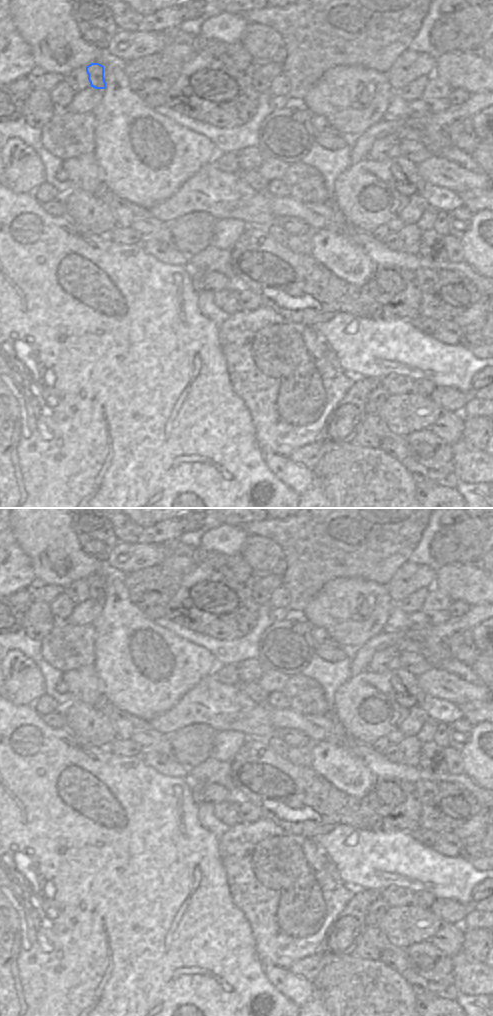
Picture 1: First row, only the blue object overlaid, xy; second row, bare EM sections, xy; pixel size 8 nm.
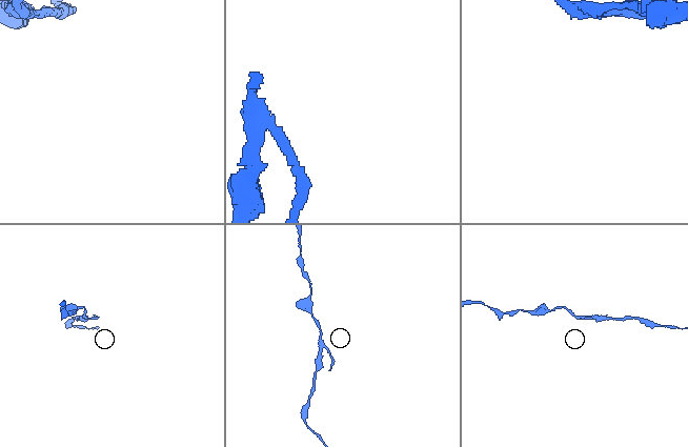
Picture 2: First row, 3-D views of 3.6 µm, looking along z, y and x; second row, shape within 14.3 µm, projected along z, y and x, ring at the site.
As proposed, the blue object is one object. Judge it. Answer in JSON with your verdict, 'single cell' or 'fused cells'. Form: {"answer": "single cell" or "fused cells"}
{"answer": "fused cells"}

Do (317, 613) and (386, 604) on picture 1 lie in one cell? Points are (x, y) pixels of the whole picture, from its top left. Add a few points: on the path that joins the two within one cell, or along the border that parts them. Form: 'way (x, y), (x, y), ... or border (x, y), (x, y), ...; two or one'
way (334, 608), (362, 608), (369, 605); one

